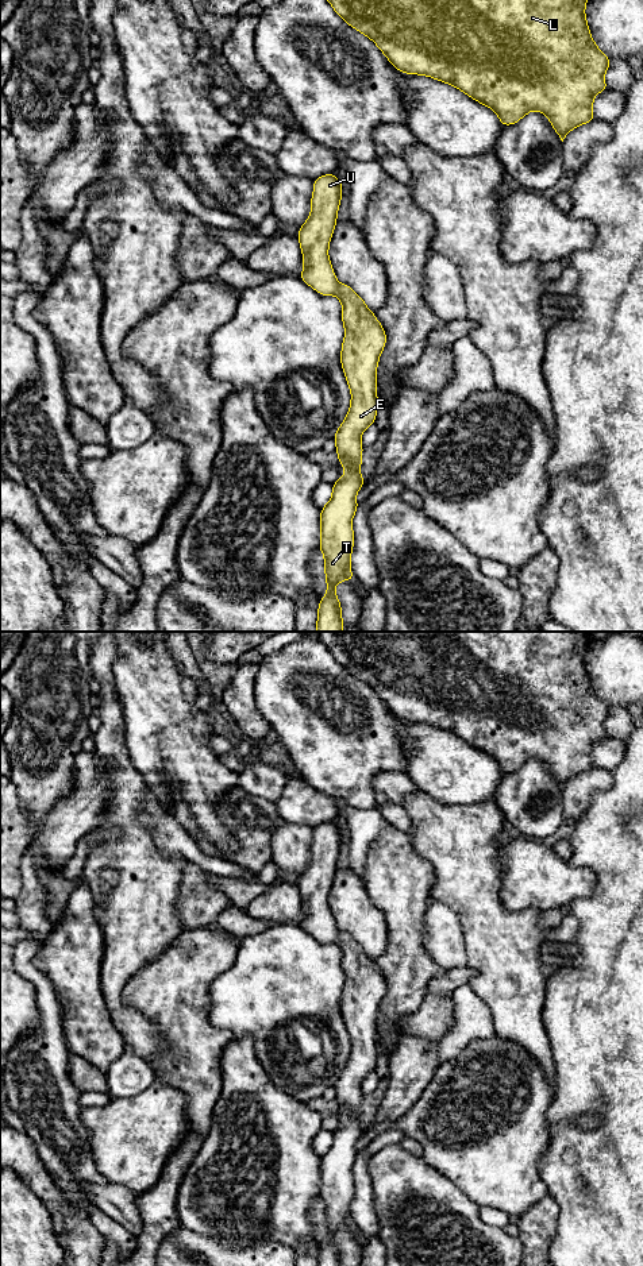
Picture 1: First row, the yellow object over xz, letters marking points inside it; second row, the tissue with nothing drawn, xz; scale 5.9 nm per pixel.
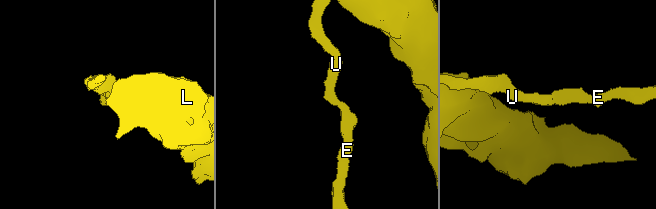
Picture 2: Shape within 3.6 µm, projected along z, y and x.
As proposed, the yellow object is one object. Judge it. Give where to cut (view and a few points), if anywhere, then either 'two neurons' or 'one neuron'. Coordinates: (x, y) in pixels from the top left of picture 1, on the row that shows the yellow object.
cut none; one neuron

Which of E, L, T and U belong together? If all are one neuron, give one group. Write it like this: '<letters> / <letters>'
E L T U

